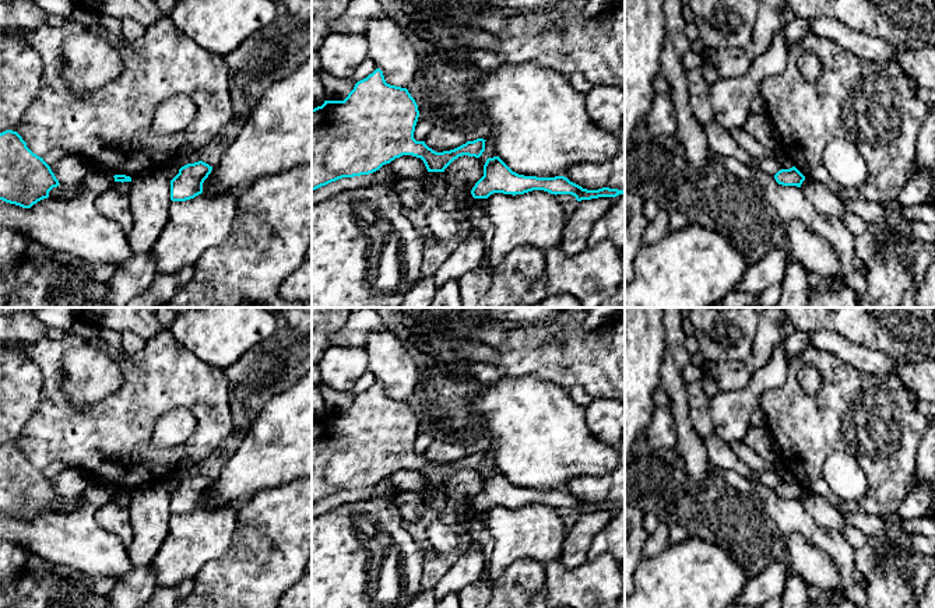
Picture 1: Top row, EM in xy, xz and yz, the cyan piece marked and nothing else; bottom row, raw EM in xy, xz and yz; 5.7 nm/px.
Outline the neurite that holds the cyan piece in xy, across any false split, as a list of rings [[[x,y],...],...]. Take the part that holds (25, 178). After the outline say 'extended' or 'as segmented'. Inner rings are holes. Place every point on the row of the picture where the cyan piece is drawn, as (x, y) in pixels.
[[[17,131],[0,133],[0,200],[31,208],[38,201],[48,198],[49,191],[59,184],[50,166],[27,147]]]; as segmented

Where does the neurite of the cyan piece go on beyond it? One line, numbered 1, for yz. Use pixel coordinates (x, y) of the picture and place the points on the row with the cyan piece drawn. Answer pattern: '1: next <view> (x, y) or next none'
1: next none

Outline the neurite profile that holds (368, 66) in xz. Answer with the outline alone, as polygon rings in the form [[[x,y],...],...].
[[[368,56],[354,71],[352,74],[352,80],[354,81],[361,81],[363,78],[366,78],[369,74],[372,74],[376,70],[376,64],[375,61]]]

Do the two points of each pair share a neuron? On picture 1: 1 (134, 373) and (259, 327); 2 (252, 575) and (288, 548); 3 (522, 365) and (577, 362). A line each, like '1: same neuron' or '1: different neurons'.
1: different neurons
2: same neuron
3: same neuron

